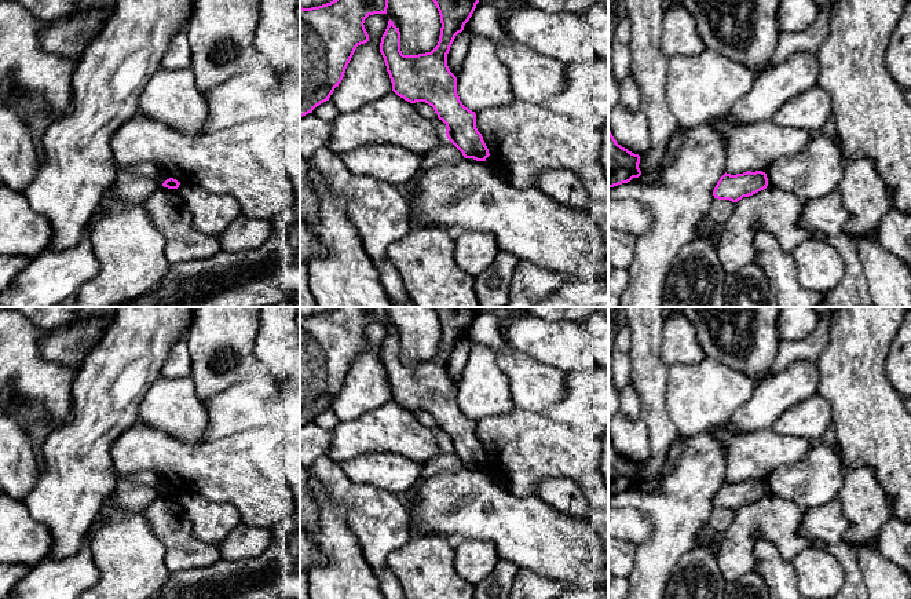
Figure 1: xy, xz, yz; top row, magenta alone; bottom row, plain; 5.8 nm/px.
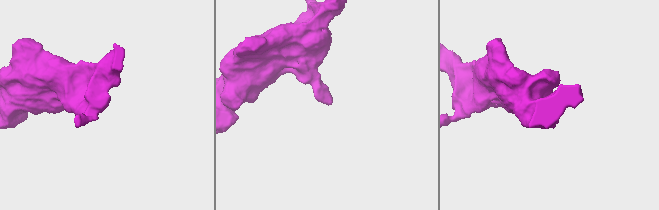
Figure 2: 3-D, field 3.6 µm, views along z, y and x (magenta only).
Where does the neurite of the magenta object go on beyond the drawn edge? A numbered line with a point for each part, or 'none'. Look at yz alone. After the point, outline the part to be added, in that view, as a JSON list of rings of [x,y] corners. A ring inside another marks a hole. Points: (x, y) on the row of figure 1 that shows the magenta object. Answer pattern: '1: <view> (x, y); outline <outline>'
none

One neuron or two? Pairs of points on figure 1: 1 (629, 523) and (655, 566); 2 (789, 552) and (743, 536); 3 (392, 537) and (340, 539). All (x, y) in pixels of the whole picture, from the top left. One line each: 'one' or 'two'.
1: two
2: one
3: two

